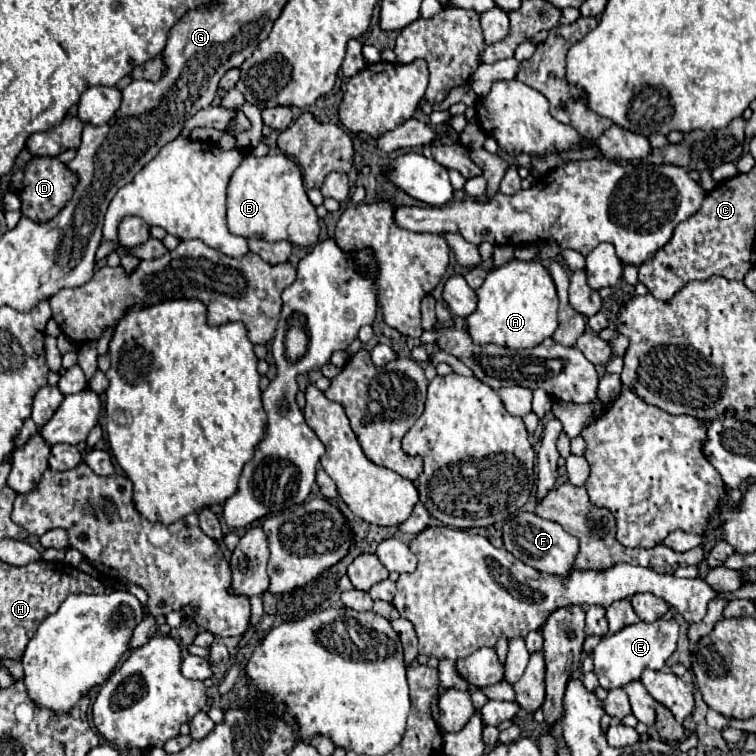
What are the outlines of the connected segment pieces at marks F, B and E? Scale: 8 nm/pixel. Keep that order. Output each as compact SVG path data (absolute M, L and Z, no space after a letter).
M519 513L509 519L503 527L503 543L509 553L513 553L529 567L549 575L557 575L561 579L569 577L575 567L575 555L579 553L579 541L573 535L569 535L559 523L541 519L535 513Z
M283 153L265 157L245 155L227 187L227 227L233 235L245 239L285 239L293 245L315 245L319 237L319 219L315 207L307 199L299 167Z
M657 619L655 623L639 621L615 635L607 635L593 649L593 663L595 663L593 673L597 675L599 685L609 691L609 689L625 687L631 681L637 681L643 669L653 669L653 671L663 669L667 657L673 655L673 651L677 649L677 635L679 635L679 623L675 619L671 621Z

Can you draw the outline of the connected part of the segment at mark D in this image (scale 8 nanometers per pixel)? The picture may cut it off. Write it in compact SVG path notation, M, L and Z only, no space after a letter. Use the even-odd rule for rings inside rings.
M33 157L25 165L25 175L23 175L23 187L19 191L21 199L21 213L23 217L33 219L35 223L45 223L51 221L73 197L77 185L77 175L65 167L57 157Z

